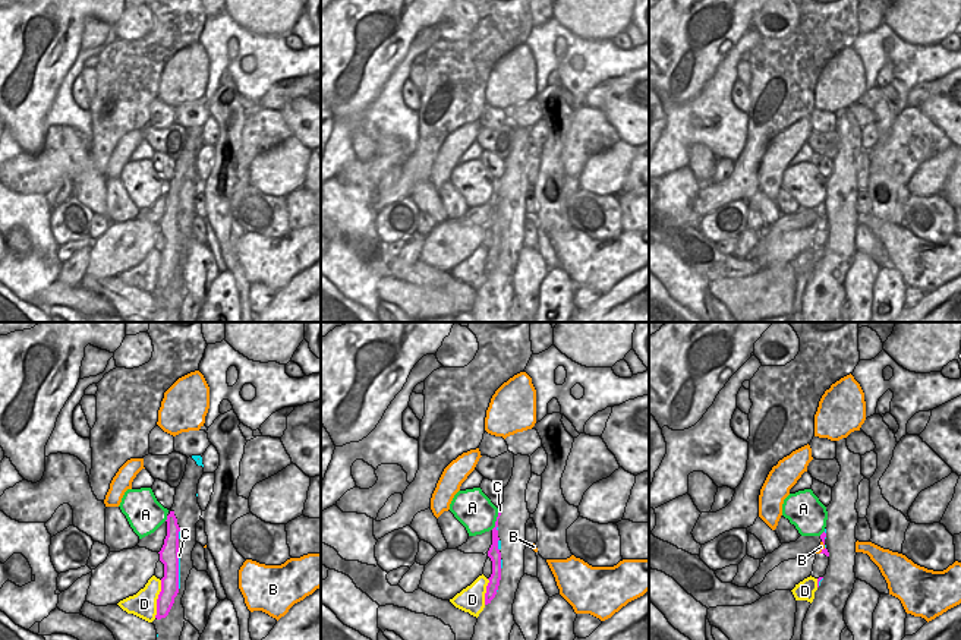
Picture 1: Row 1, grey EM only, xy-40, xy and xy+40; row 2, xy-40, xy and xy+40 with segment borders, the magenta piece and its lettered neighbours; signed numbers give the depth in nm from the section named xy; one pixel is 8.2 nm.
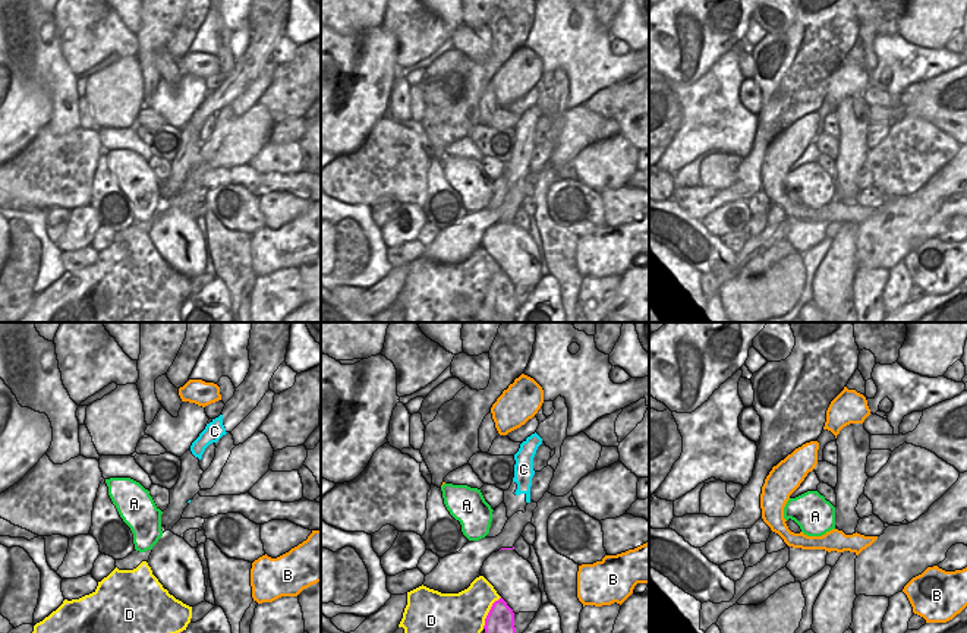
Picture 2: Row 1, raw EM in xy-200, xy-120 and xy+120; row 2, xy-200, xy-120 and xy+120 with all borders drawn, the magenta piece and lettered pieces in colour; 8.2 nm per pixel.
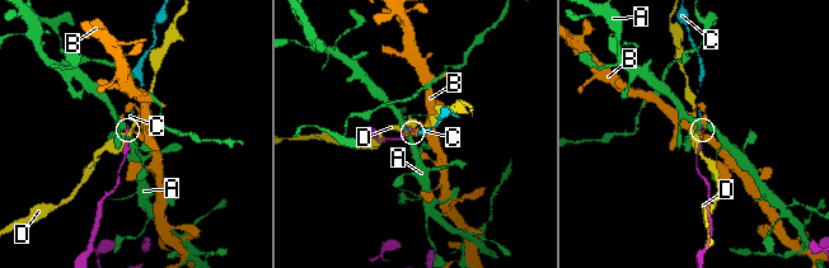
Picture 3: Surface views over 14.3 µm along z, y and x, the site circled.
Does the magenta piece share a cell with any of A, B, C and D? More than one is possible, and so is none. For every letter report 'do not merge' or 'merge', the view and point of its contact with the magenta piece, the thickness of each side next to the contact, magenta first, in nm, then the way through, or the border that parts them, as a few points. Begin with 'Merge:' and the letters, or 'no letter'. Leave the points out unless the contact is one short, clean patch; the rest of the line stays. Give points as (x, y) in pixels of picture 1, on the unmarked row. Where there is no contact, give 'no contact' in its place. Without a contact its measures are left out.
Merge: C
A: do not merge; contact xy (497, 192); calibres 80 and 300 nm; border xy (498, 183), (495, 196), (491, 201)
B: do not merge; contact xy+40 (822, 221); calibres 50 and 50 nm
C: merge; contact xy-40 (177, 243); calibres 170 and 20 nm
D: do not merge; contact xy-40 (157, 271); calibres 140 and 220 nm

